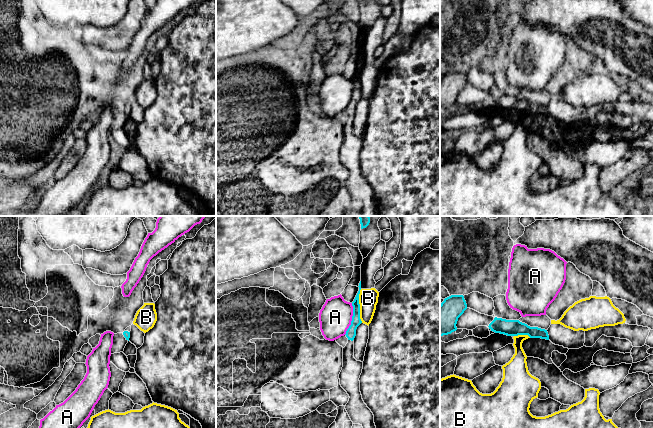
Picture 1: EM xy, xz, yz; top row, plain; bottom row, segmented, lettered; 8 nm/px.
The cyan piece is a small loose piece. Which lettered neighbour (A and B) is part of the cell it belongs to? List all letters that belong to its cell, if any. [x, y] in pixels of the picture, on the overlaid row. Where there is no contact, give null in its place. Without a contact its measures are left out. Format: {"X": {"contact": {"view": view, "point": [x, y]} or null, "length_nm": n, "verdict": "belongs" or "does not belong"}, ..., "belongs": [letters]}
{"A": {"contact": {"view": "xz", "point": [352, 319]}, "length_nm": 260, "verdict": "does not belong"}, "B": {"contact": {"view": "xz", "point": [359, 306]}, "length_nm": 280, "verdict": "does not belong"}, "belongs": []}

